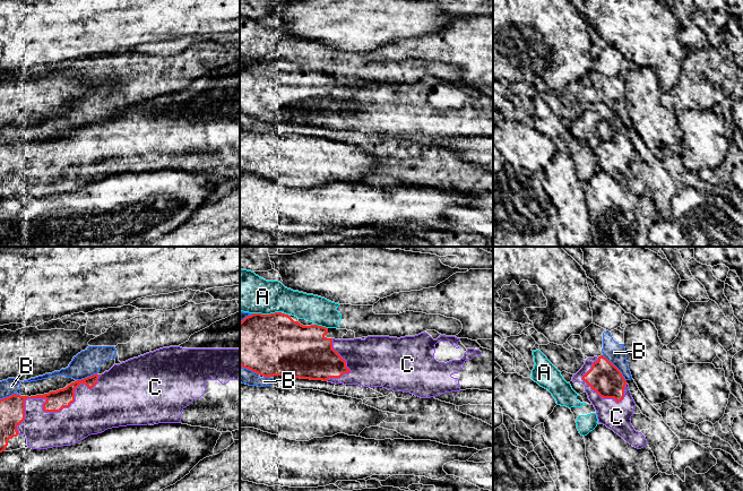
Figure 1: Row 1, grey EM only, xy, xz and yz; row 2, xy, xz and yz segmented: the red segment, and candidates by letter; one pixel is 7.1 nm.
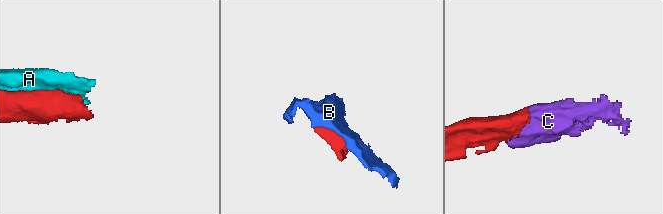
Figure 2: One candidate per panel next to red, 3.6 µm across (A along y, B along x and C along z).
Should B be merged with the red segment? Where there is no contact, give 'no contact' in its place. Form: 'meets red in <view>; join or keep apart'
meets red in yz; keep apart

